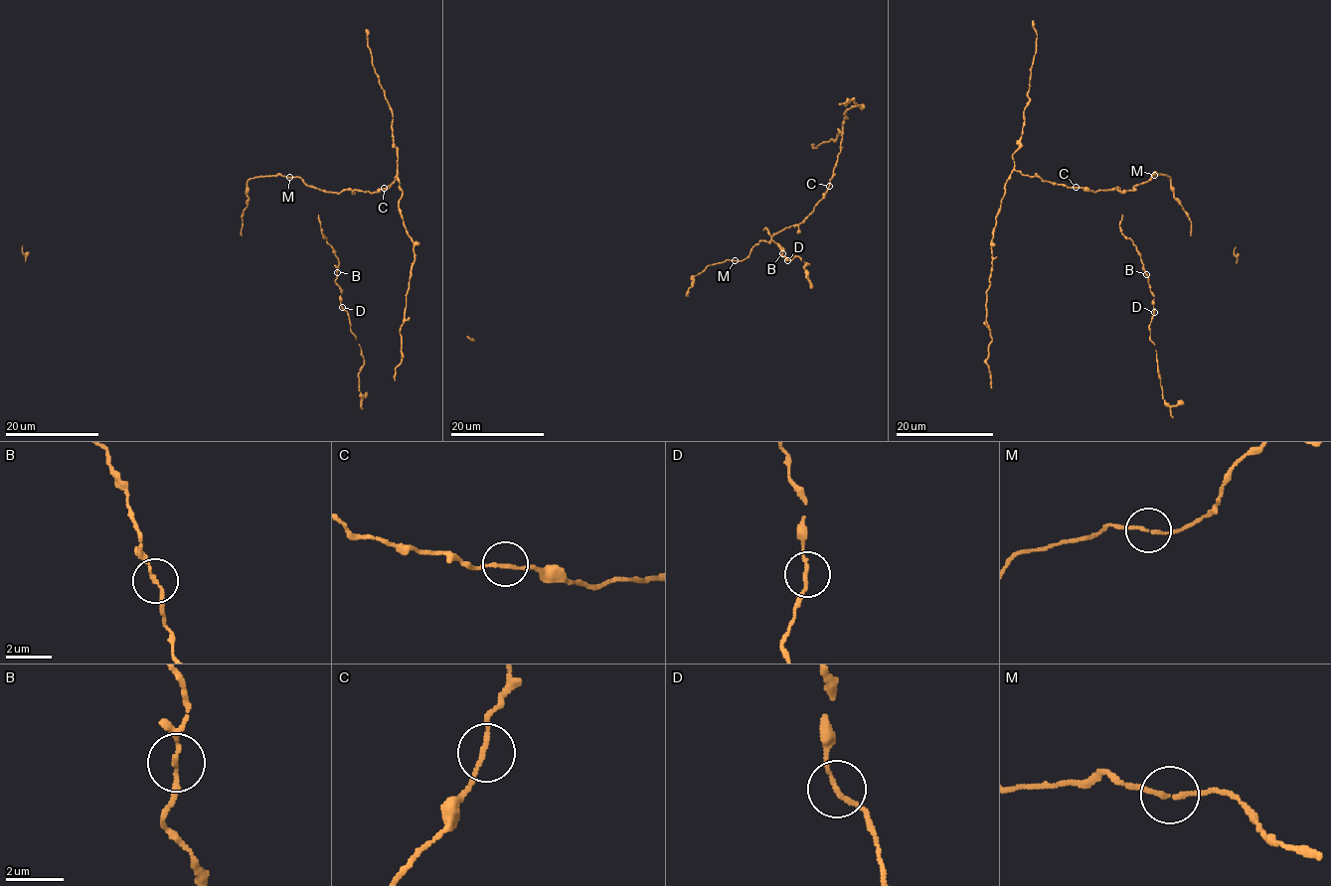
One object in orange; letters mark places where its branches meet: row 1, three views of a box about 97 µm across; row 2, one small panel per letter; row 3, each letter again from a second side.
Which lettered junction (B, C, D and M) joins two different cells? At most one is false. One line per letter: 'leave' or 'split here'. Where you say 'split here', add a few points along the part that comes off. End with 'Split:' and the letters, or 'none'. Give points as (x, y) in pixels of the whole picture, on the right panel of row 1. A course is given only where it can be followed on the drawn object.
B: leave
C: leave
D: leave
M: leave
Split: none

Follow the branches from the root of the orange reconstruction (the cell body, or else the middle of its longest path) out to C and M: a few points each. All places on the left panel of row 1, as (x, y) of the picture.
C: (326, 192), (356, 189), (374, 193), (384, 188)
M: (326, 192), (306, 185), (300, 178), (289, 178)

